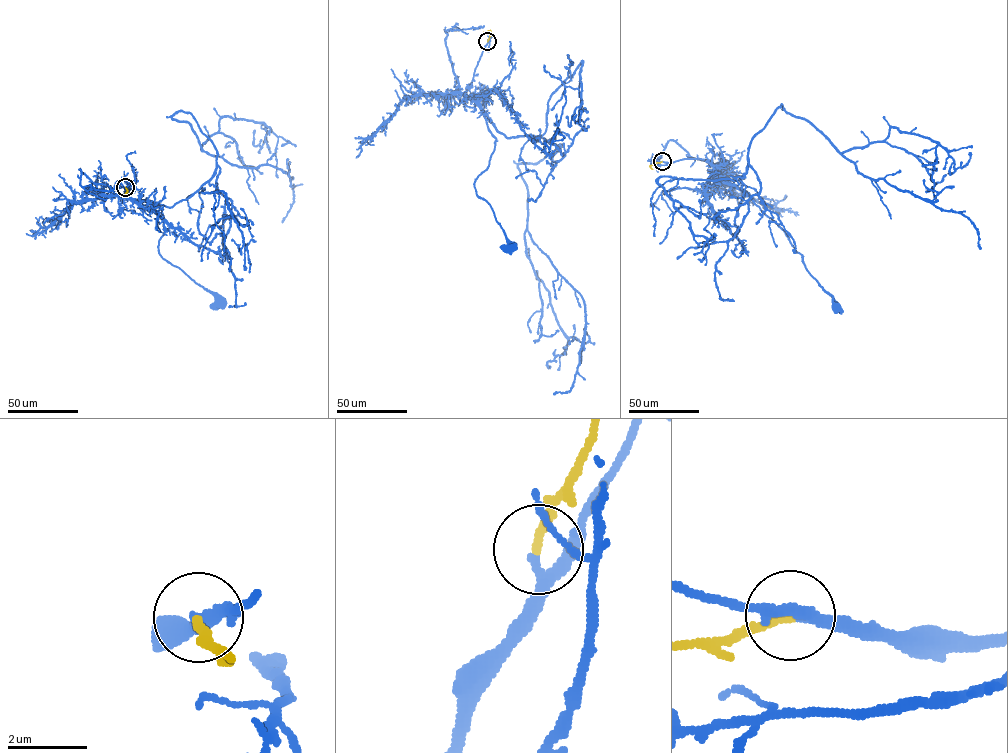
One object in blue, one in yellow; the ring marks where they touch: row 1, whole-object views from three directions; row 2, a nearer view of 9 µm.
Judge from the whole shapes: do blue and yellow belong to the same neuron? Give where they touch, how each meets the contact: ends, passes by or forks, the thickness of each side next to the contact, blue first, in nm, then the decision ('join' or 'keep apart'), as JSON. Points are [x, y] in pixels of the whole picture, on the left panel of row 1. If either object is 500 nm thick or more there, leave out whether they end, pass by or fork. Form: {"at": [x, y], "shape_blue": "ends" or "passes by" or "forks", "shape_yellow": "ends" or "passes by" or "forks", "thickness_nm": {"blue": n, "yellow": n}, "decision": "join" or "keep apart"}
{"at": [125, 187], "shape_blue": "passes by", "shape_yellow": "ends", "thickness_nm": {"blue": 240, "yellow": 220}, "decision": "join"}

